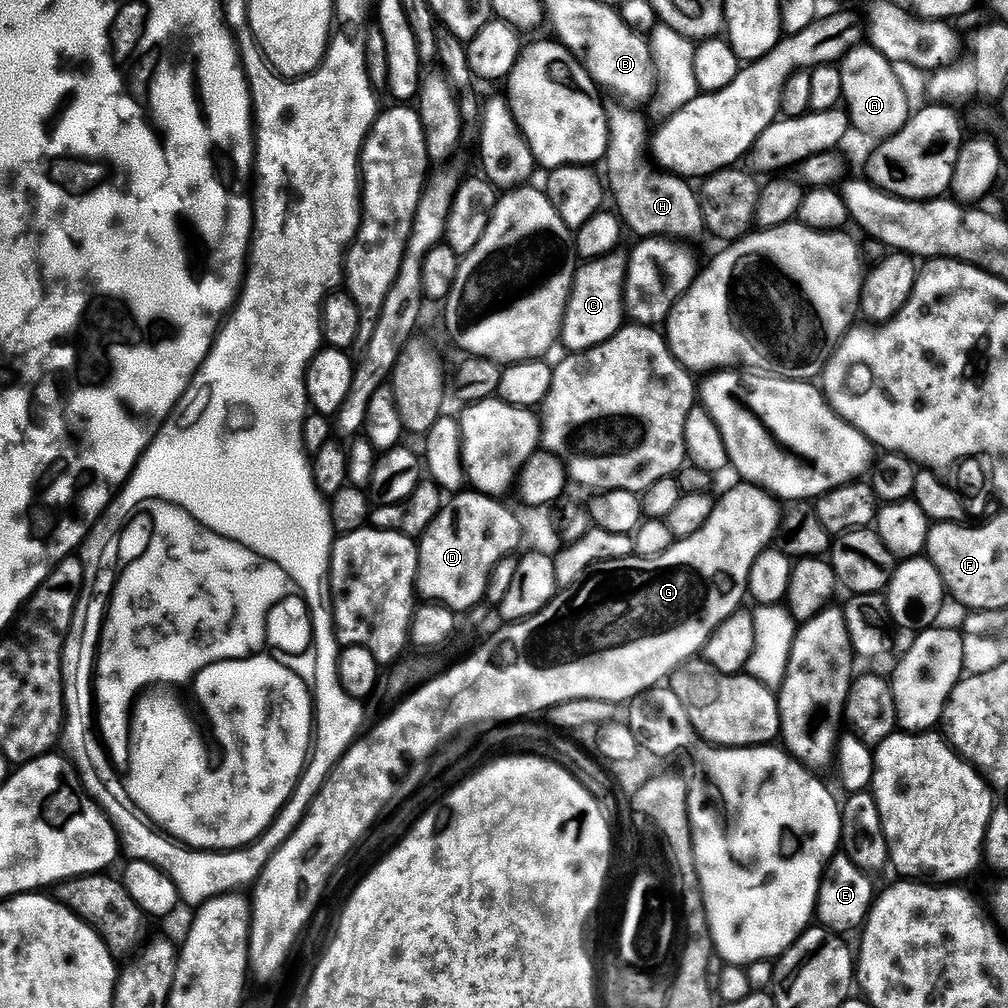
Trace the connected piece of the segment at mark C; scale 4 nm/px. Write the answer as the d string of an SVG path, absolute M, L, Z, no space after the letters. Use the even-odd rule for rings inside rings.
M584 262L581 265L572 280L572 289L564 304L564 317L560 320L560 340L572 354L598 346L622 327L622 284L617 273L615 276L599 268L601 265L596 262Z

